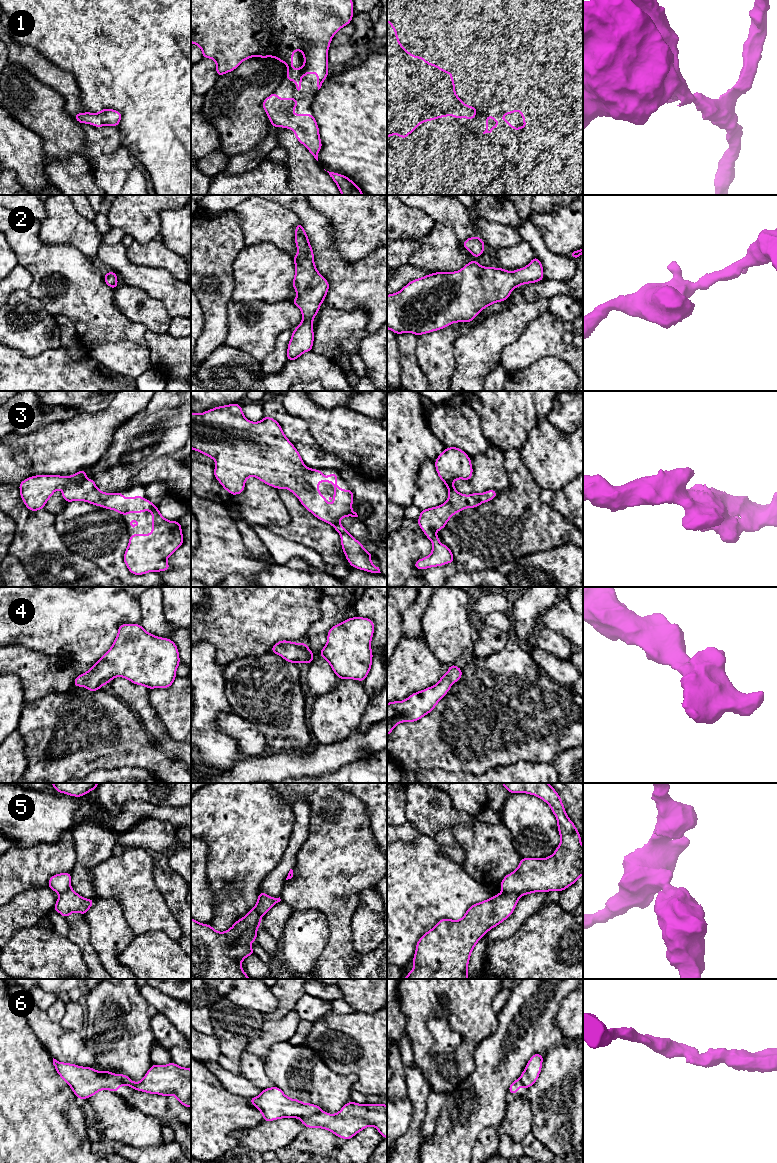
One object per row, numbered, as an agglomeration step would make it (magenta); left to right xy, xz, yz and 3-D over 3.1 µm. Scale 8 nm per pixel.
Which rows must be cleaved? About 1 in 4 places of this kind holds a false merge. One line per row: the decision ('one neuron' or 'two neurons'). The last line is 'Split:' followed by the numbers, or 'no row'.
1: one neuron
2: one neuron
3: one neuron
4: one neuron
5: two neurons
6: two neurons
Split: 5, 6

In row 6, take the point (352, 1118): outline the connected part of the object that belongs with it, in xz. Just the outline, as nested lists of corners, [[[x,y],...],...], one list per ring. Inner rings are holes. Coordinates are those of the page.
[[[346,1103],[336,1114],[321,1112],[310,1117],[301,1117],[300,1122],[306,1128],[322,1128],[329,1130],[344,1140],[368,1126],[374,1126],[387,1139],[387,1105]]]

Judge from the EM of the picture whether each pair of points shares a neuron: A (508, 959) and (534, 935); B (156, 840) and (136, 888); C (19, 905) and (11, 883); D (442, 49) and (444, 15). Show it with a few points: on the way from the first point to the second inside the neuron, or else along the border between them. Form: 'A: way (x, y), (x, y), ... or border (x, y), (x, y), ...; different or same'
A: way (514, 955), (528, 941); same
B: border (127, 846), (143, 847), (147, 850); different
C: border (38, 889), (23, 890), (10, 900); different
D: way (442, 41), (442, 23); same

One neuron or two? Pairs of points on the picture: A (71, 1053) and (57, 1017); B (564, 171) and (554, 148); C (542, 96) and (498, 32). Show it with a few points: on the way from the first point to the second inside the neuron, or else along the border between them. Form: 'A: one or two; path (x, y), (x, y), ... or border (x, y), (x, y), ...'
A: two; border (45, 1011), (52, 1021), (59, 1023)
B: one; path (561, 166), (560, 154)
C: two; border (559, 90), (553, 87), (536, 85), (520, 103)

